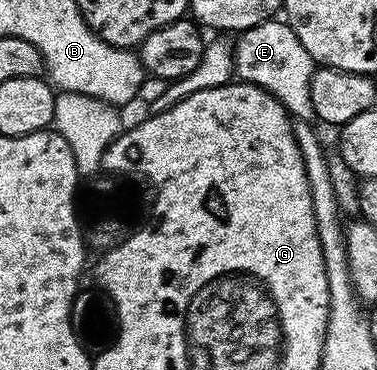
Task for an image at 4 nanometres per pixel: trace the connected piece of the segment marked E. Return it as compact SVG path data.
M283 20L262 22L242 31L238 35L239 43L234 43L235 72L244 82L260 86L277 99L292 119L311 122L315 118L315 109L311 99L311 77L317 69L316 62L305 50L293 28Z

